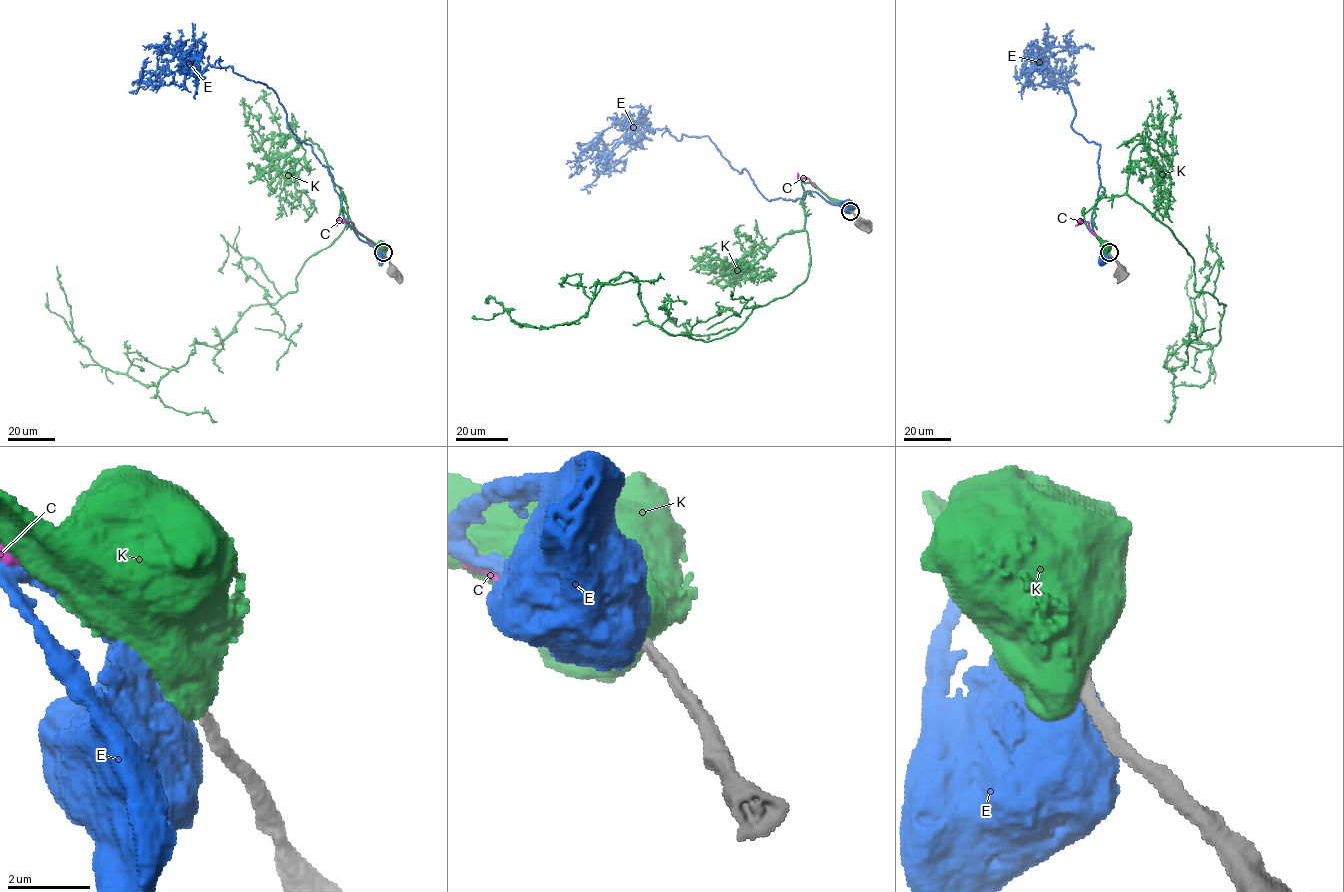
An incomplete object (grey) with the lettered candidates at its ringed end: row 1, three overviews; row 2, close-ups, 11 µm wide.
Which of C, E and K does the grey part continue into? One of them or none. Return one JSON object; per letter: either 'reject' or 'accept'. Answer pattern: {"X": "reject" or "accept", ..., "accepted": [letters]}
{"C": "accept", "E": "reject", "K": "reject", "accepted": ["C"]}

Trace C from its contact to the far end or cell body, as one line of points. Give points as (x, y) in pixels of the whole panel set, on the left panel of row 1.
C: (383, 252), (351, 222), (337, 220), (336, 225)

